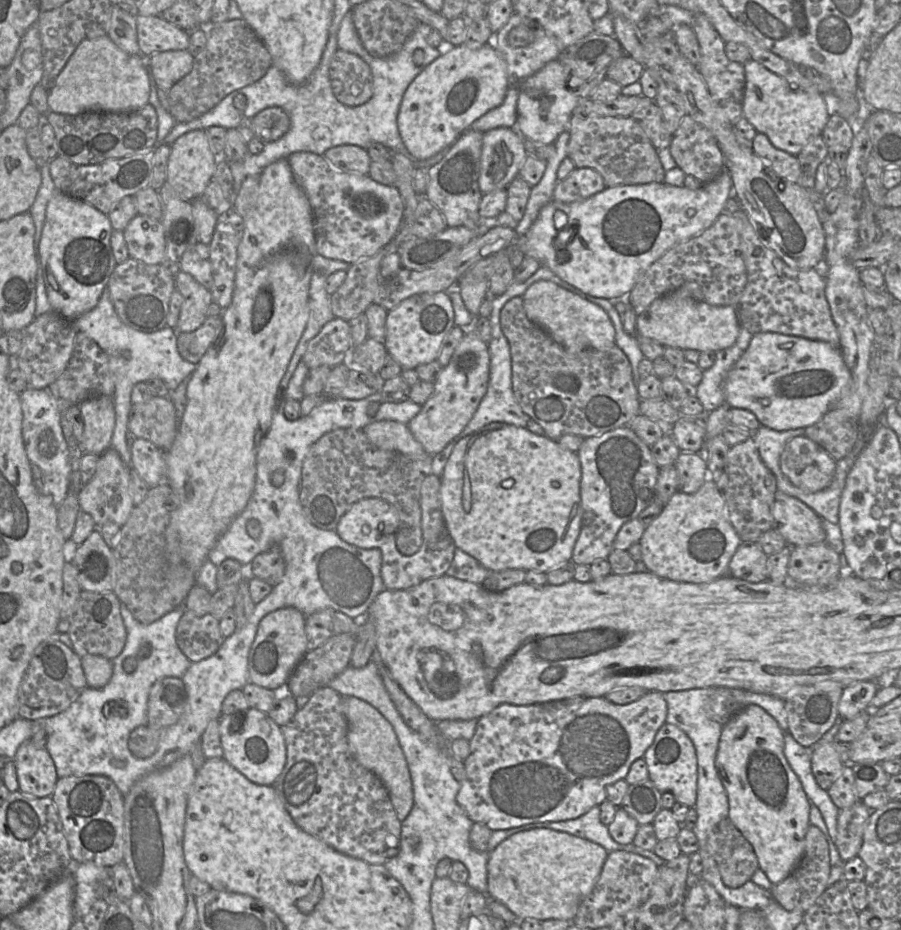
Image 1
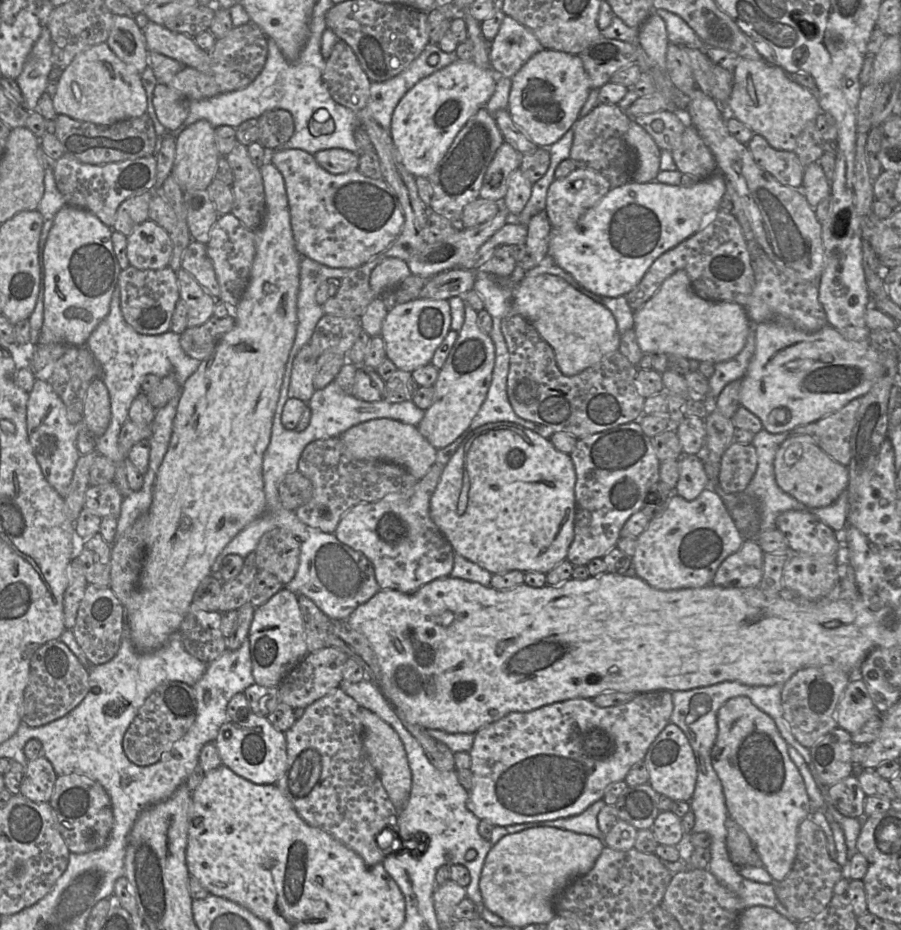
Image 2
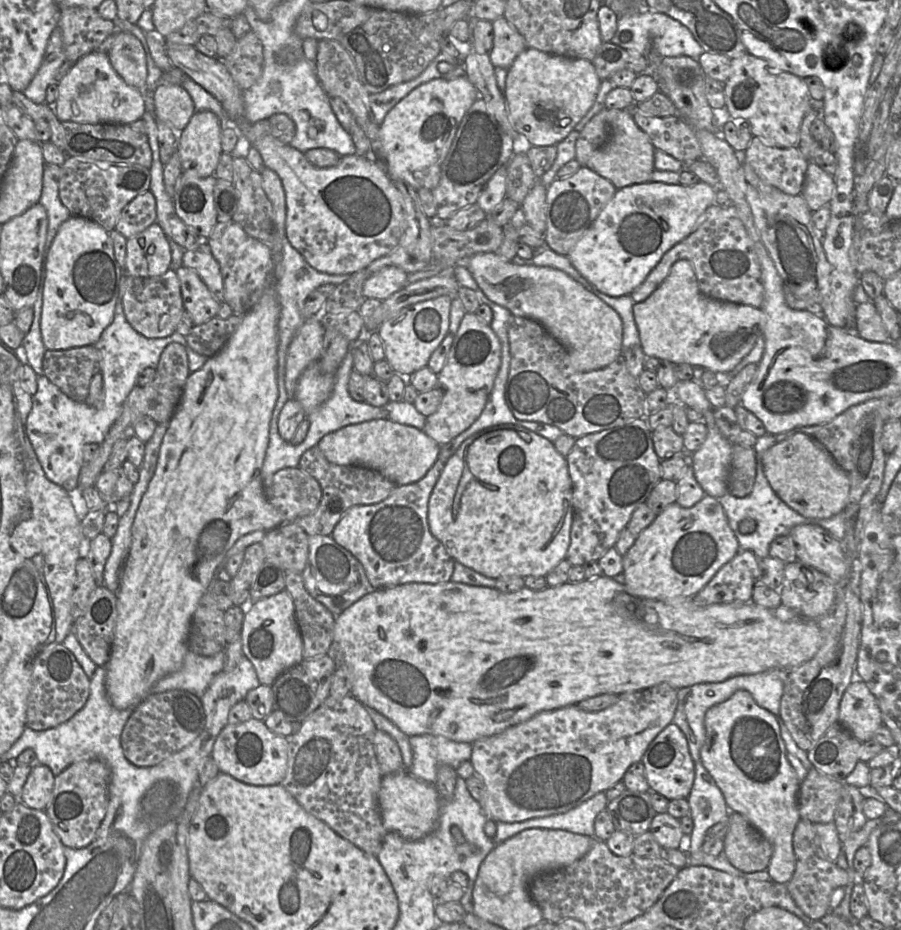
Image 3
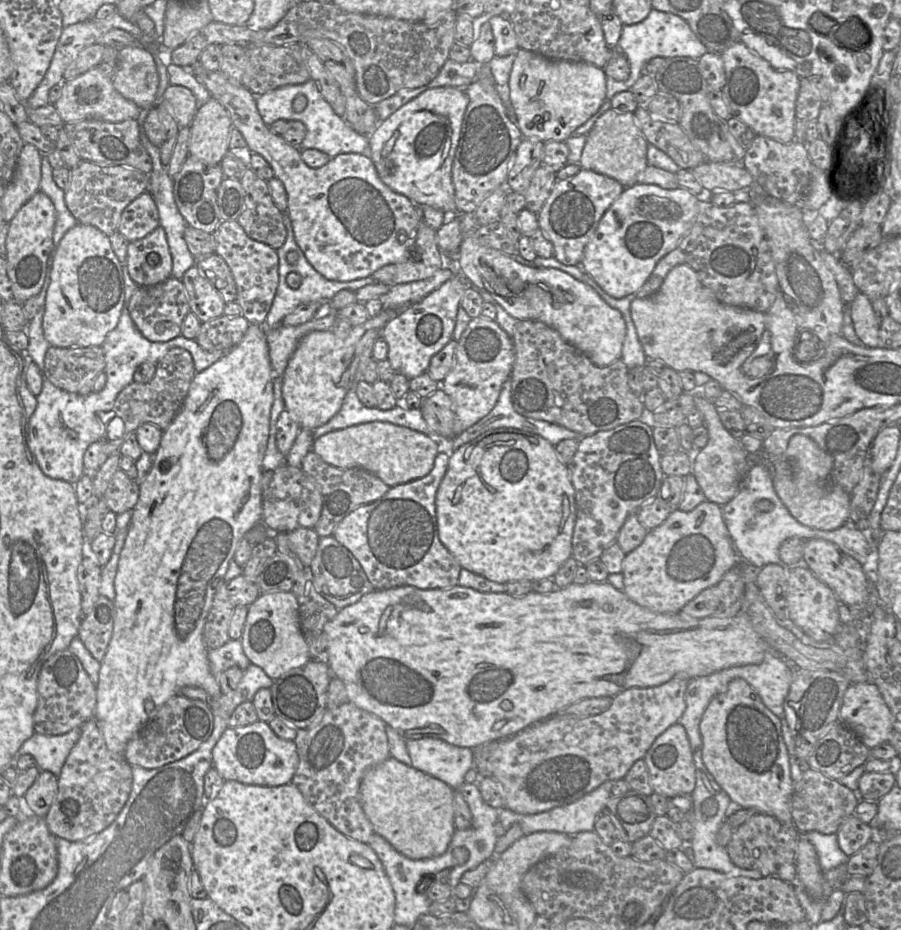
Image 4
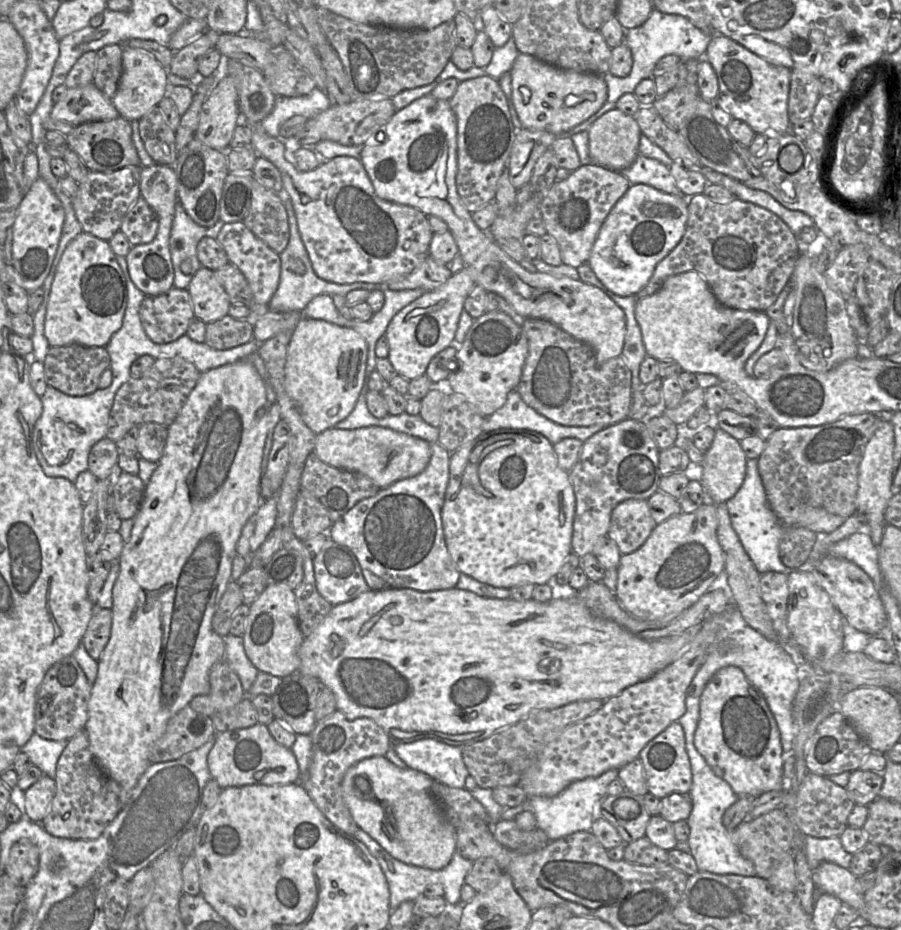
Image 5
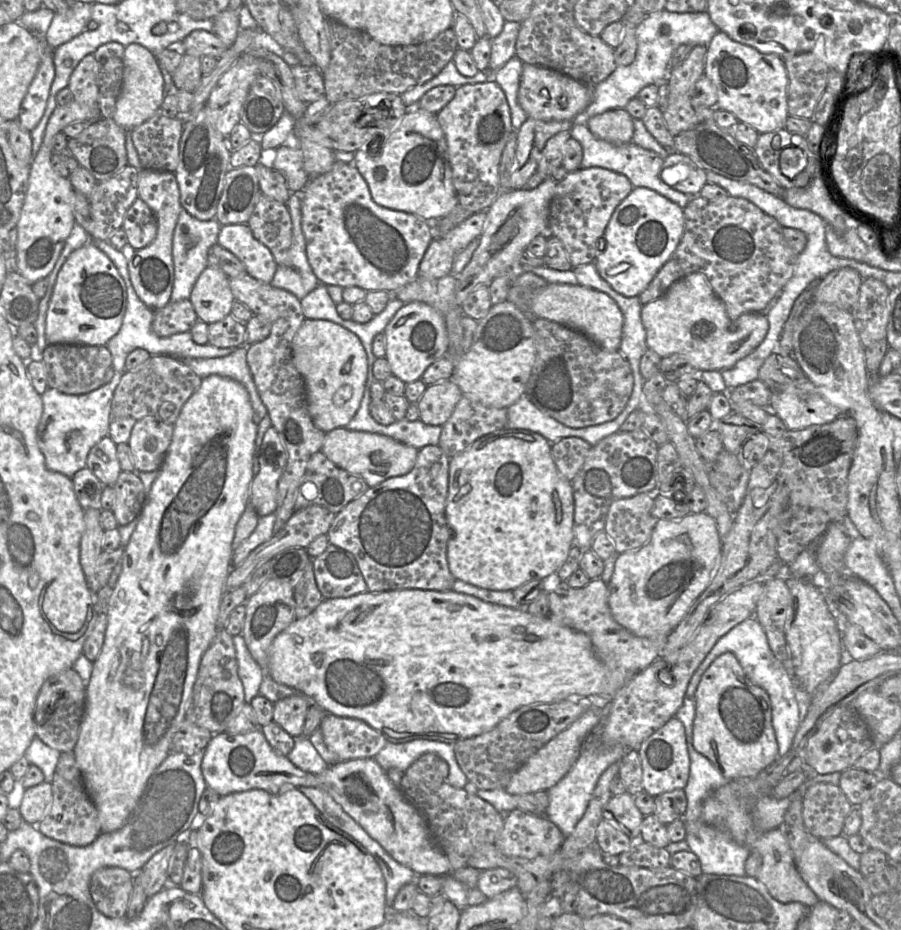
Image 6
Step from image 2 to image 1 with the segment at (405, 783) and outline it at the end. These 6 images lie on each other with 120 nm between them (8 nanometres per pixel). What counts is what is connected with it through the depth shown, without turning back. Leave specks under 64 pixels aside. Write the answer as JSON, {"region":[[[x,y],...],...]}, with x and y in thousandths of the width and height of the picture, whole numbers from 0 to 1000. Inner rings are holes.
{"region":[[[381,749],[381,763],[386,777],[385,796],[392,815],[424,840],[440,876],[446,884],[458,868],[458,844],[452,818],[435,780],[416,760],[396,749]]]}

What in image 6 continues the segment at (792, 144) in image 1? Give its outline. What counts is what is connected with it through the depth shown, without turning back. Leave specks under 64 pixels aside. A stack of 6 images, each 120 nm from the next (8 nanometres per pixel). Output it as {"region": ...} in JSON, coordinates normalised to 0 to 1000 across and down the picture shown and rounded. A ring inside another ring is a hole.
{"region":[[[797,33],[785,49],[781,81],[796,97],[795,116],[811,120],[820,131],[832,134],[842,144],[871,138],[876,126],[875,81],[868,61],[845,57]]]}

